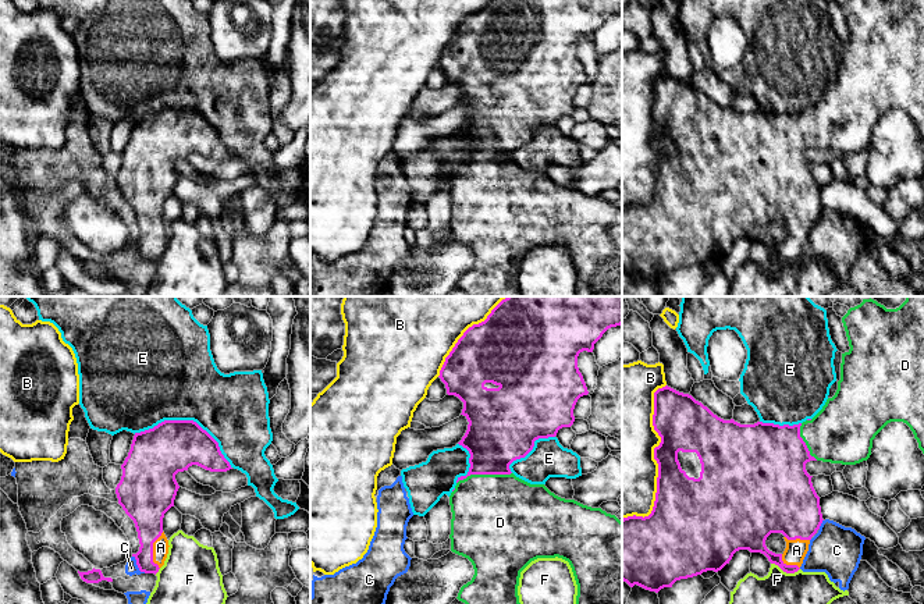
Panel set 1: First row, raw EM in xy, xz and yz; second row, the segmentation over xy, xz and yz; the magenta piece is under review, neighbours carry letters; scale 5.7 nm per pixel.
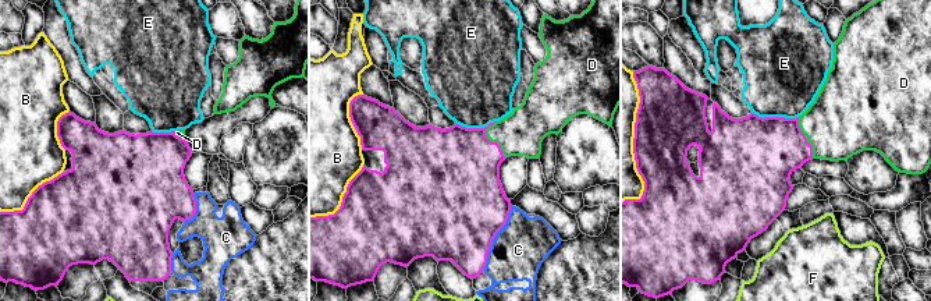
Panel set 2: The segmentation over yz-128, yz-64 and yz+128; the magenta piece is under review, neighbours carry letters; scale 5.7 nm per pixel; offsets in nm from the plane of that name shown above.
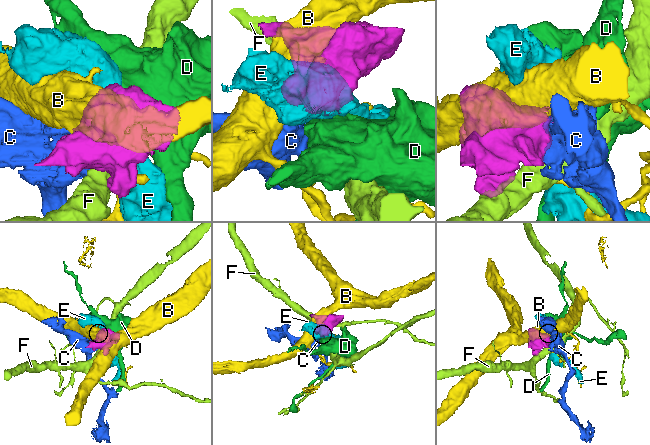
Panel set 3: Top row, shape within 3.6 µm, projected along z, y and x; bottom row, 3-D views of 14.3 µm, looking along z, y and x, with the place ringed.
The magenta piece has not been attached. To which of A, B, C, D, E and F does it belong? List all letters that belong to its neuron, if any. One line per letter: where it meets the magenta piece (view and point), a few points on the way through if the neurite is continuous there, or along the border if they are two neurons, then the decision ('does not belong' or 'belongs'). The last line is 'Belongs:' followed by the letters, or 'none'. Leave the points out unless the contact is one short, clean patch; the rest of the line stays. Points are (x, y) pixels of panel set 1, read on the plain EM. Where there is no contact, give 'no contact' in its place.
A: meets magenta in xy at (152, 238); runs through xy (146, 196), (152, 238), (160, 235); belongs
B: meets magenta in yz at (656, 148); does not belong
C: meets magenta in xy at (137, 252); border along xy (132, 244), (137, 255), (145, 260); does not belong
D: meets magenta in xz at (483, 162); belongs
E: meets magenta in xy at (188, 109); does not belong
F: meets magenta in yz at (785, 259); border along yz (771, 251), (786, 260), (796, 260), (799, 258); does not belong
Belongs: A, D

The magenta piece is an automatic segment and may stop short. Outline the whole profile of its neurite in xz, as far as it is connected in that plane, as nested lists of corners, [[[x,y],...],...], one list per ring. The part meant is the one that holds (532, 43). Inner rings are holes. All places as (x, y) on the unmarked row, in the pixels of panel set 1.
[[[491,0],[484,10],[469,15],[445,46],[438,65],[445,72],[447,82],[455,84],[463,90],[461,103],[469,110],[468,118],[458,132],[469,139],[470,156],[466,164],[458,166],[455,178],[449,184],[452,200],[449,223],[451,239],[468,246],[475,257],[472,269],[461,276],[456,285],[469,296],[522,296],[518,284],[520,260],[537,246],[555,245],[568,249],[572,256],[578,273],[576,296],[622,296],[622,210],[601,196],[591,196],[575,188],[561,186],[551,181],[544,173],[530,173],[516,166],[509,157],[513,149],[525,146],[533,138],[536,128],[555,125],[559,117],[573,113],[575,93],[580,85],[589,82],[578,56],[578,45],[583,39],[593,40],[594,32],[603,22],[608,17],[621,13],[622,0]]]

